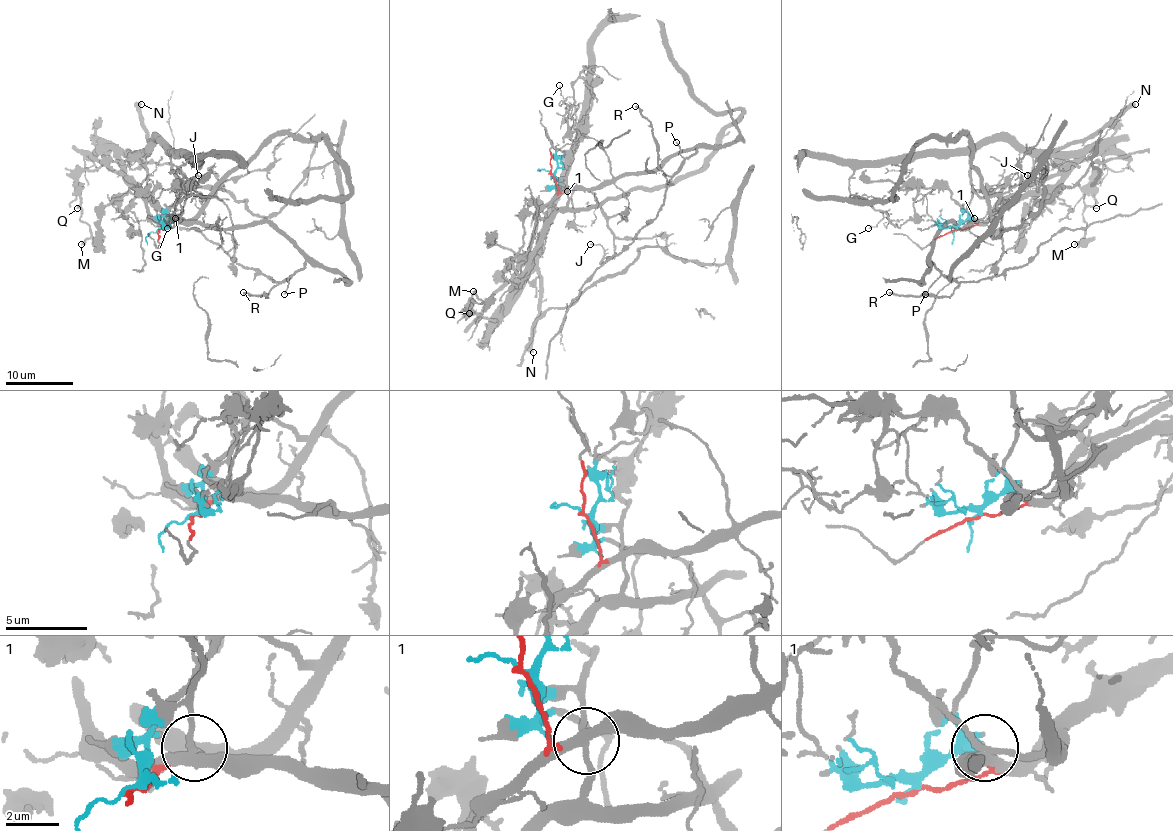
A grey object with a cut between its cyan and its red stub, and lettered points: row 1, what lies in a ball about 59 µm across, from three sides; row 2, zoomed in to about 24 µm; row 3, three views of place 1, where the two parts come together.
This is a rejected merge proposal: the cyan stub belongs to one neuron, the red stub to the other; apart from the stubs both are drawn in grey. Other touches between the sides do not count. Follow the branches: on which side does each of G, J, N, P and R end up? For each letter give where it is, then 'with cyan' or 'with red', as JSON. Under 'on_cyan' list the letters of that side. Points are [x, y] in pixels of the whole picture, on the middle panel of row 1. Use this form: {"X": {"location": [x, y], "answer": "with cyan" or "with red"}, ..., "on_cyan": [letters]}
{"G": {"location": [559, 85], "answer": "with cyan"}, "J": {"location": [590, 244], "answer": "with cyan"}, "N": {"location": [533, 352], "answer": "with cyan"}, "P": {"location": [676, 142], "answer": "with red"}, "R": {"location": [635, 106], "answer": "with red"}, "on_cyan": ["G", "J", "N"]}

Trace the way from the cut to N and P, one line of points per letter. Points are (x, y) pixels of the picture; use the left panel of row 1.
N: (160, 229), (165, 210), (180, 191), (165, 149), (157, 140), (145, 150), (147, 139), (140, 111), (141, 105)
P: (158, 229), (170, 222), (203, 222), (221, 229), (269, 222), (305, 259), (301, 268), (291, 276), (284, 293)

